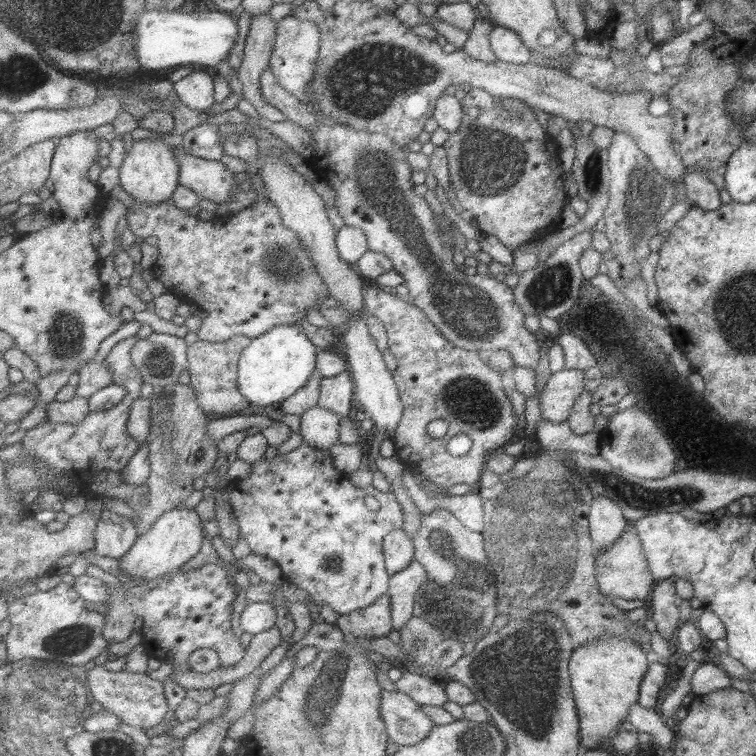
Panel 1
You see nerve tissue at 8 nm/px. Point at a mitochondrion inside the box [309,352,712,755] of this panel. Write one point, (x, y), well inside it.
(518, 674)

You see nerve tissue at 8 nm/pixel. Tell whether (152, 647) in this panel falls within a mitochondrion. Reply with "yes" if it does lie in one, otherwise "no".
no

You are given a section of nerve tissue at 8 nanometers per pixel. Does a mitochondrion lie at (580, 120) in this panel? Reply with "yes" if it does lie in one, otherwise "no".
no

